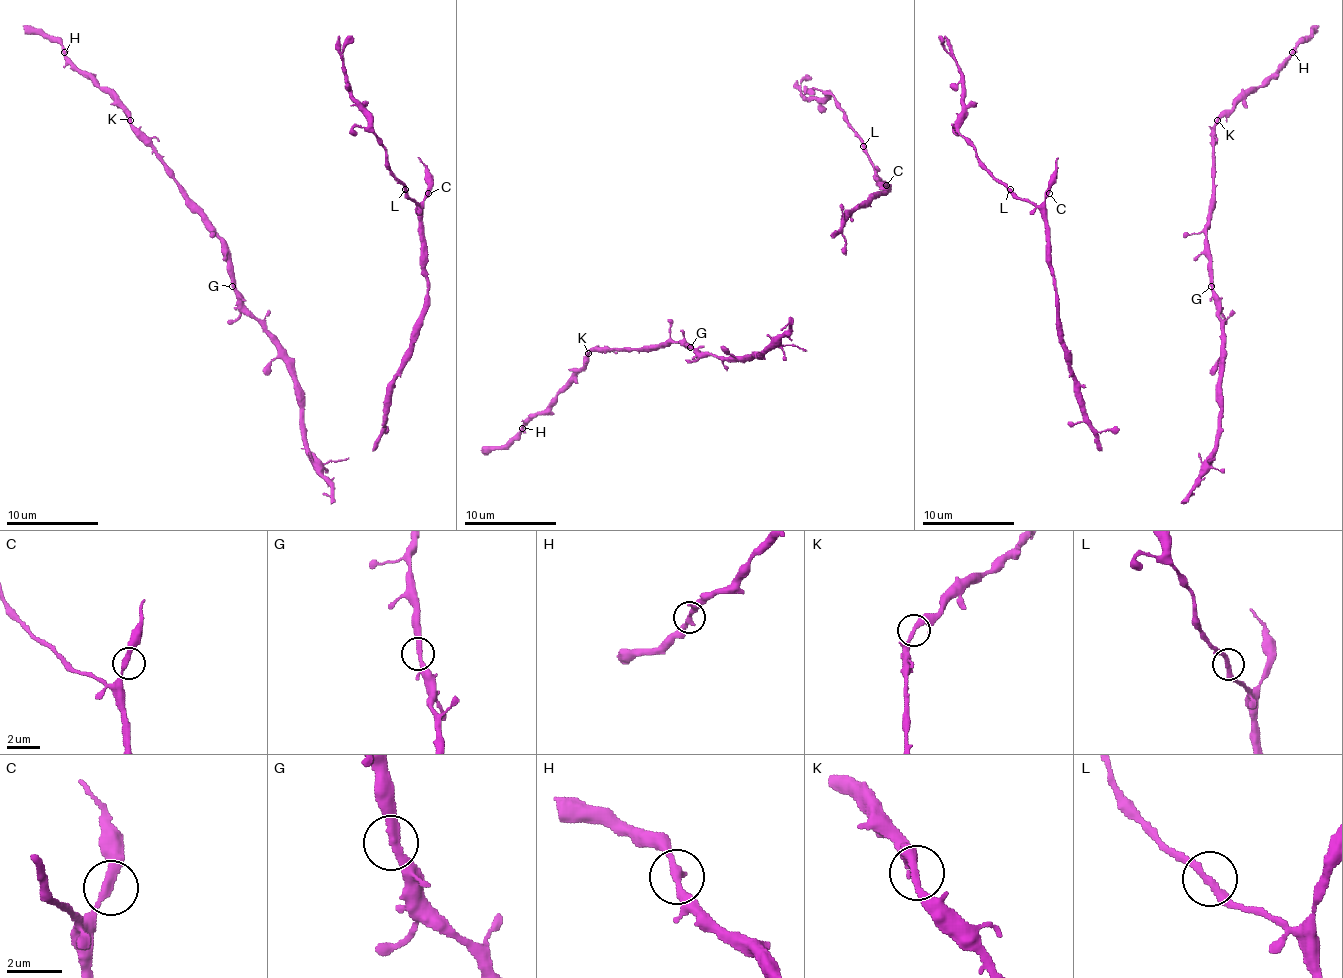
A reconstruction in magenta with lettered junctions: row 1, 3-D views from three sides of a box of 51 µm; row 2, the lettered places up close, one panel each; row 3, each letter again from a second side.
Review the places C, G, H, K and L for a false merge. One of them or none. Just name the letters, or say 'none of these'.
none of these

